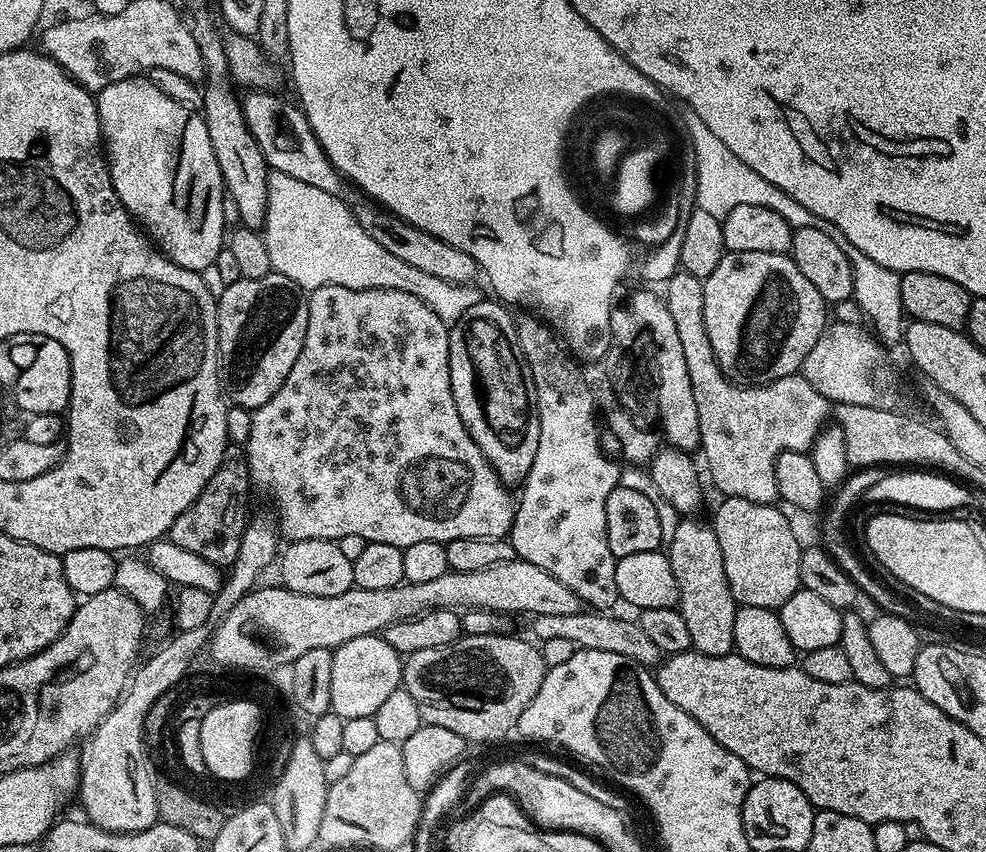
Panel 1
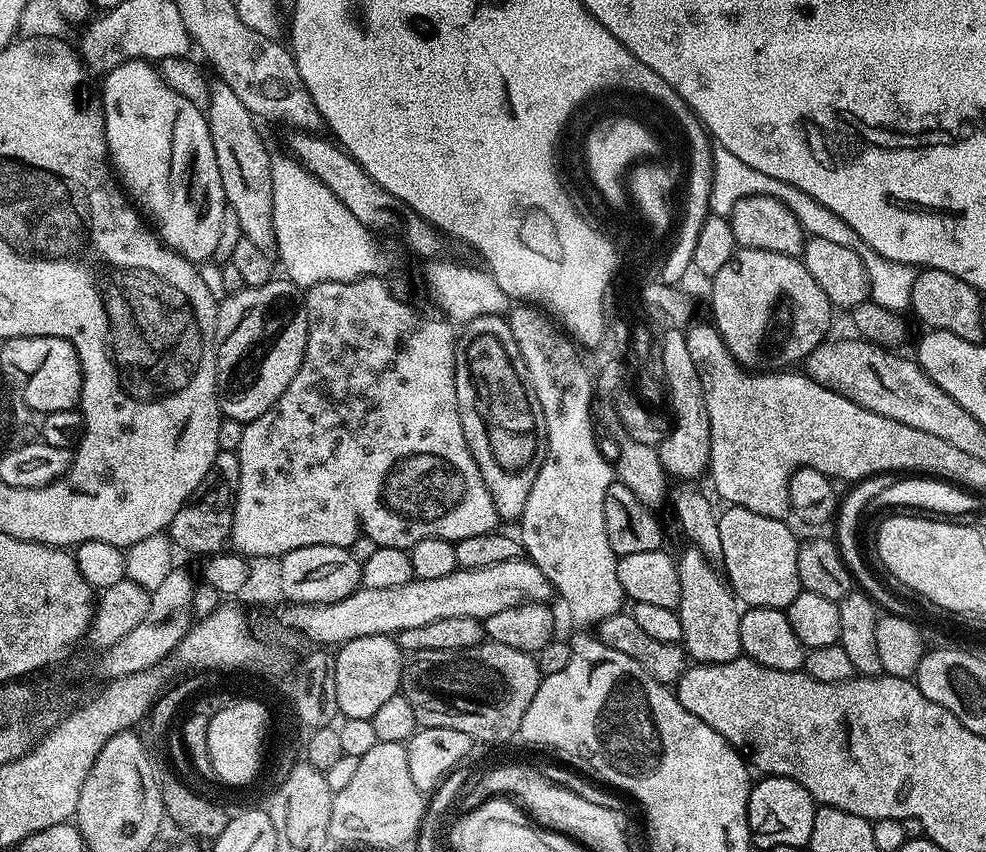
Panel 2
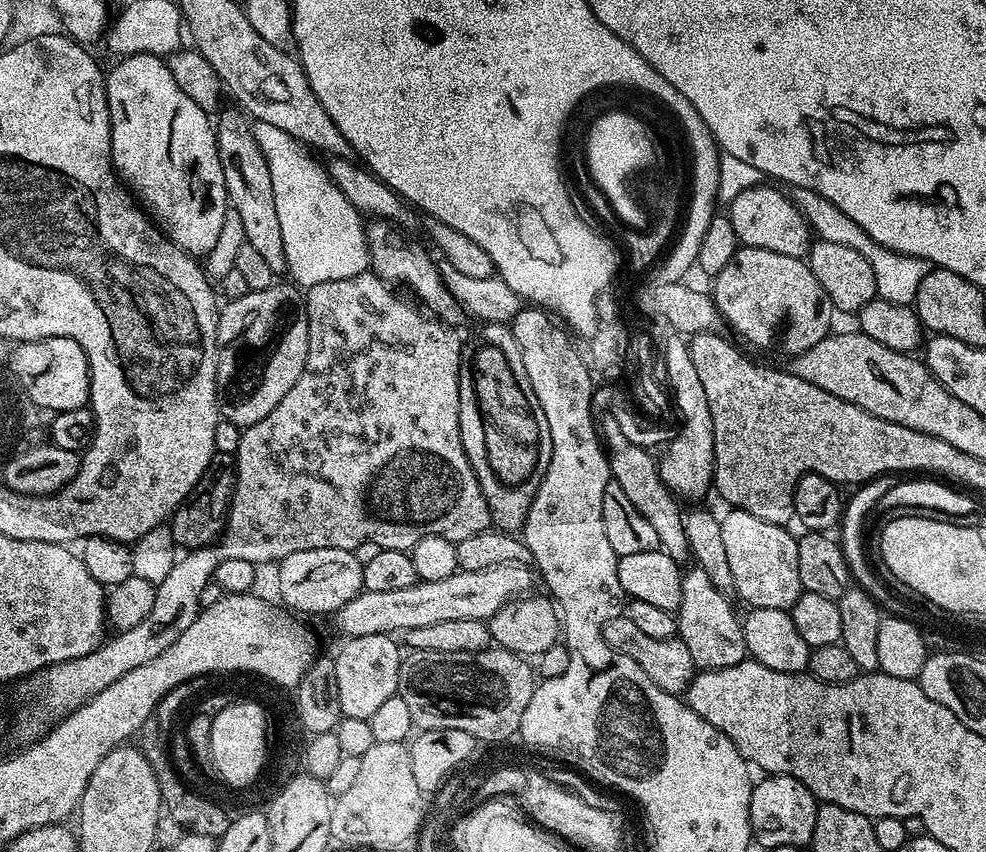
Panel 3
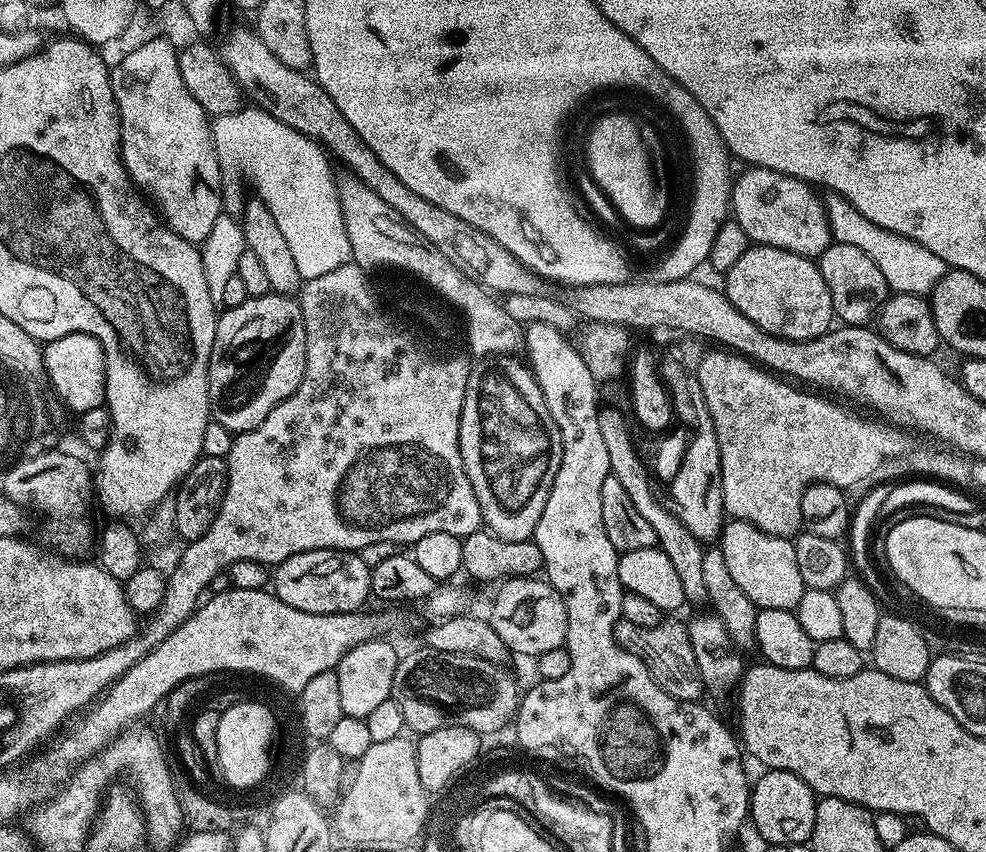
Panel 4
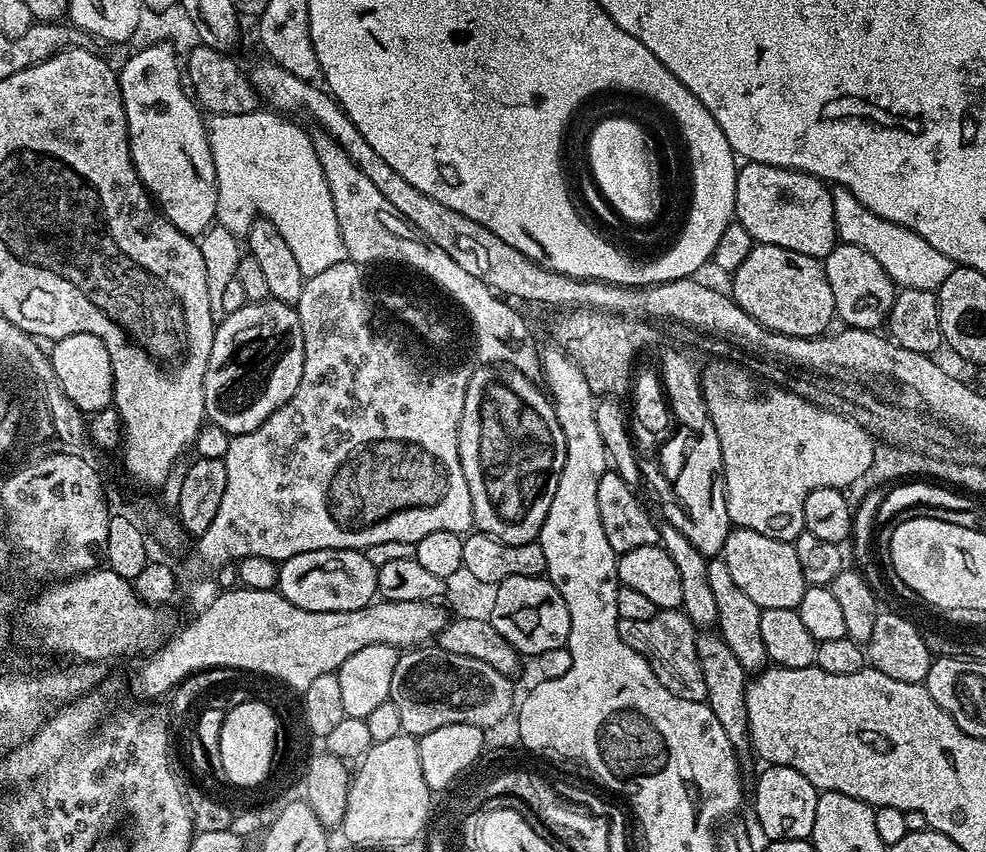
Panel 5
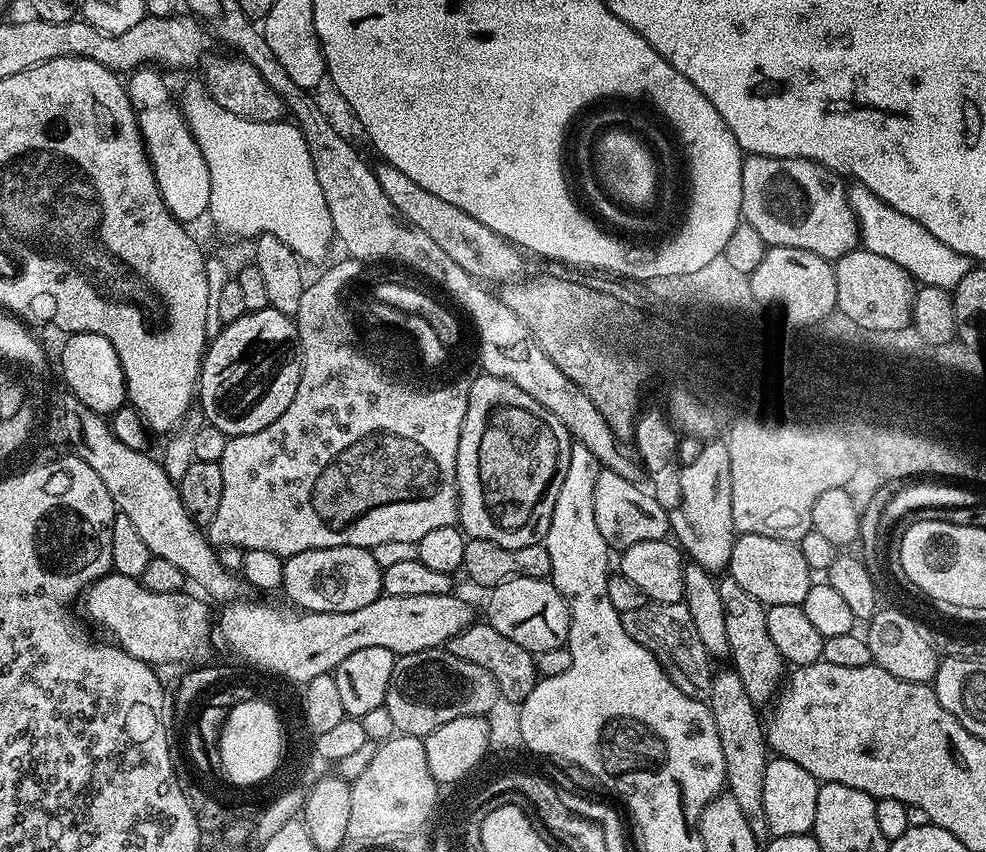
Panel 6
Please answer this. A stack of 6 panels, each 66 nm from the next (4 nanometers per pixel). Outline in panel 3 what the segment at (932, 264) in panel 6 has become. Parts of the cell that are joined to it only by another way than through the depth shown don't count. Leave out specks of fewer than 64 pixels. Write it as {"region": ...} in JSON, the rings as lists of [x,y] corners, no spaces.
{"region":[[[792,188],[790,195],[800,213],[808,221],[809,229],[819,239],[850,246],[850,250],[858,250],[858,254],[862,254],[862,258],[866,258],[866,262],[870,262],[870,270],[874,270],[876,295],[879,299],[888,300],[891,304],[905,305],[911,305],[915,301],[918,286],[922,282],[922,278],[926,278],[926,274],[930,271],[927,260],[919,260],[916,256],[895,252],[874,242],[868,237],[866,230],[862,230],[862,226],[858,226],[858,222],[854,222],[854,218],[842,214],[842,210],[838,210],[838,206],[834,206],[834,202],[830,202],[828,198],[822,198],[822,194],[818,194],[814,190]]]}

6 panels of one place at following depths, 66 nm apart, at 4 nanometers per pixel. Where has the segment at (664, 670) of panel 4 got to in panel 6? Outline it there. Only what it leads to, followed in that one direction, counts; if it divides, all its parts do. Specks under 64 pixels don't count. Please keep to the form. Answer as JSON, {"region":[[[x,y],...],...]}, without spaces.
{"region":[[[645,602],[638,610],[619,613],[618,619],[622,622],[622,630],[626,630],[626,634],[630,634],[634,642],[646,646],[646,650],[653,652],[671,676],[674,686],[682,690],[682,694],[695,700],[708,701],[714,664],[706,646],[702,646],[702,642],[698,639],[698,633],[694,631],[694,621],[690,618],[690,610],[686,610],[683,602],[678,604]]]}

